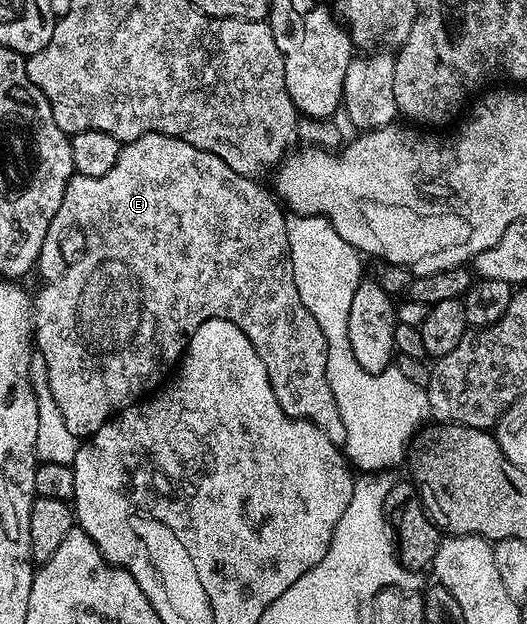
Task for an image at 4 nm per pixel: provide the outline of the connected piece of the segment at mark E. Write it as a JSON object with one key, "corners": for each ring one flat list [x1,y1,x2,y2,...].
{"corners":[[144,132,138,140,122,143,119,162,115,162,115,166,111,166,107,174,99,178,75,174,67,182,63,202,59,202,59,210,55,210,55,218,51,218,47,226,47,238,43,238,41,257,35,265,36,271,41,271,42,284,37,296,35,292,32,297,32,317,35,348,47,366,49,389,71,434,78,438,92,436,99,430,99,426,112,420,118,412,122,412,146,394,152,393,184,356,185,348,195,330,199,330,199,326,203,326,203,322,211,318,223,318,238,324,243,334,247,334,251,346,255,346,259,358,263,358,263,366,267,366,271,390,275,390,279,406,283,406,283,410,289,416,297,420,310,420,315,426,319,426,325,431,327,438,331,438,333,444,344,445,343,418,339,418,339,406,335,406,335,398,327,382,327,342,323,338,323,330,319,330,319,322,311,318,311,310,303,306,303,298,299,298,299,290,295,290,295,278,289,257,289,235,285,225,287,216,286,213,281,213,282,205,278,197,270,189,269,193,257,184,260,183,254,177,237,174,235,170,231,170,231,166,227,166,223,158,207,150,199,150,191,146,191,142,183,142,174,136,154,132]]}

